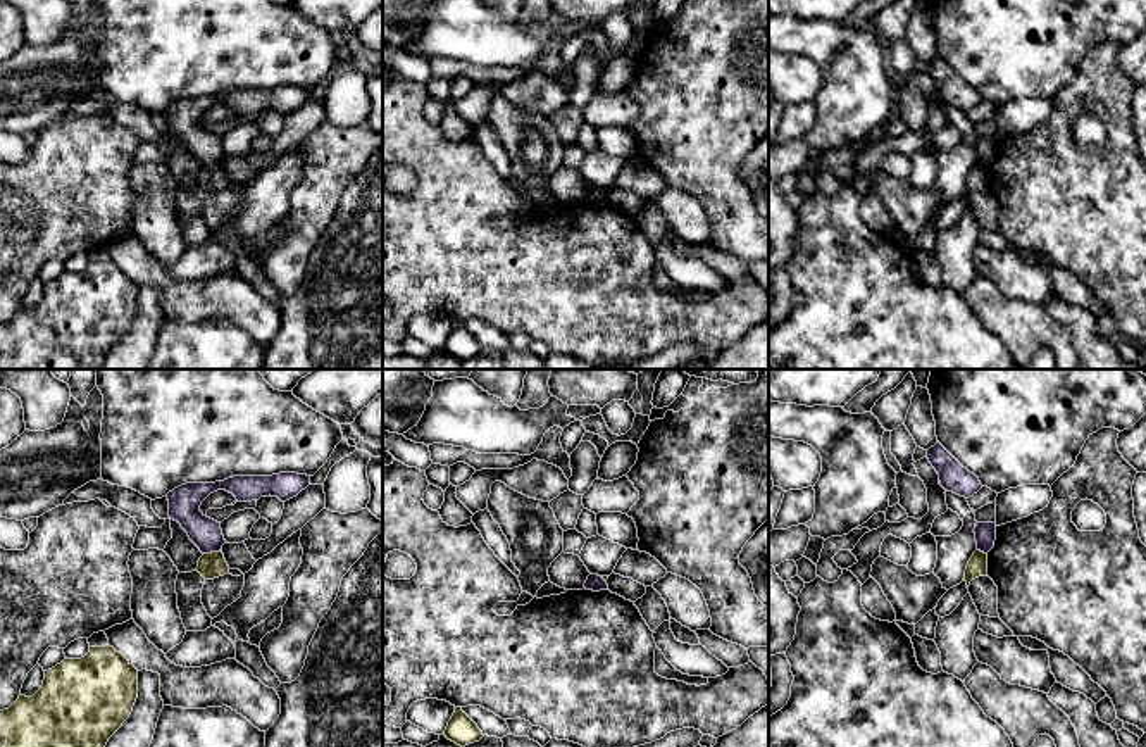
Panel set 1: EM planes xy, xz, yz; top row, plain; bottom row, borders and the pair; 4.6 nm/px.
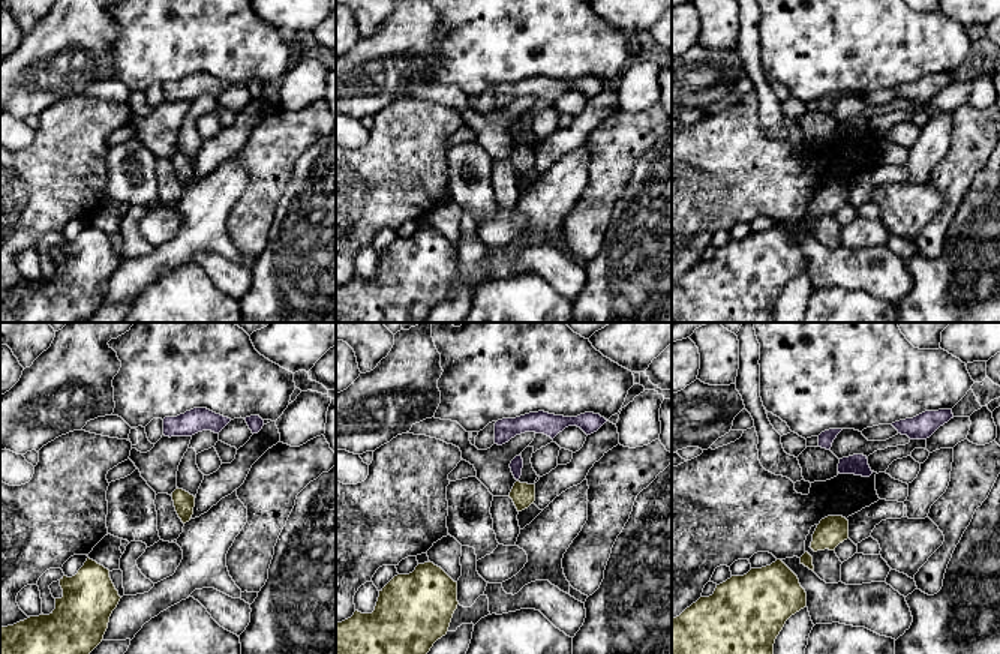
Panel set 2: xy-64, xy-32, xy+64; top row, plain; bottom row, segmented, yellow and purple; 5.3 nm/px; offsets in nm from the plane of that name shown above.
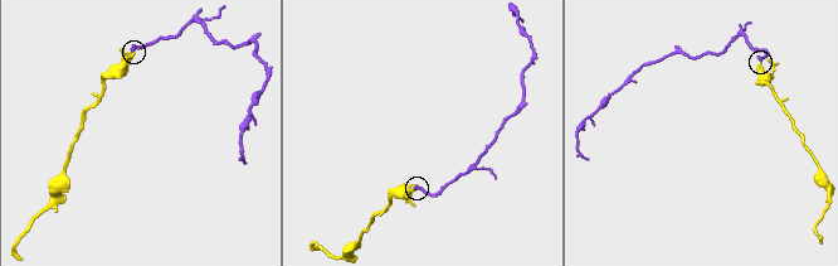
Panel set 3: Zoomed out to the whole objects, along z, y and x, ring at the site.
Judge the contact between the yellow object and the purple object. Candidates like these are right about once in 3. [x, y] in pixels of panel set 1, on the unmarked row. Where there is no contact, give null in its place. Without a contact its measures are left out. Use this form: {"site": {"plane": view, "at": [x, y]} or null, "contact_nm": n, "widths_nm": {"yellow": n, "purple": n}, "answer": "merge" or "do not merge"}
{"site": {"plane": "xy", "at": [212, 166]}, "contact_nm": 80, "widths_nm": {"yellow": 120, "purple": 150}, "answer": "do not merge"}

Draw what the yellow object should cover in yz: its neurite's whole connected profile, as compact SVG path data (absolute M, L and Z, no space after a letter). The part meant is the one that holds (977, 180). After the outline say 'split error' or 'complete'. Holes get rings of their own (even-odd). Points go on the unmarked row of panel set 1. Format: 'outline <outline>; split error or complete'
outline M975 164L965 183L967 202L972 193L987 188L987 167Z; complete

